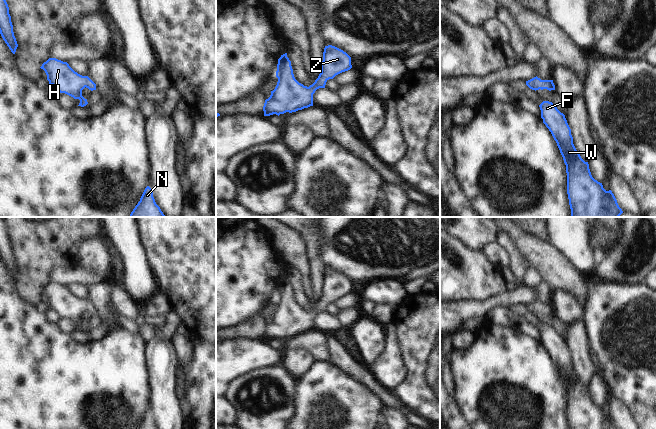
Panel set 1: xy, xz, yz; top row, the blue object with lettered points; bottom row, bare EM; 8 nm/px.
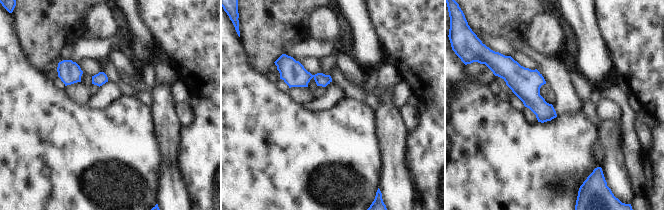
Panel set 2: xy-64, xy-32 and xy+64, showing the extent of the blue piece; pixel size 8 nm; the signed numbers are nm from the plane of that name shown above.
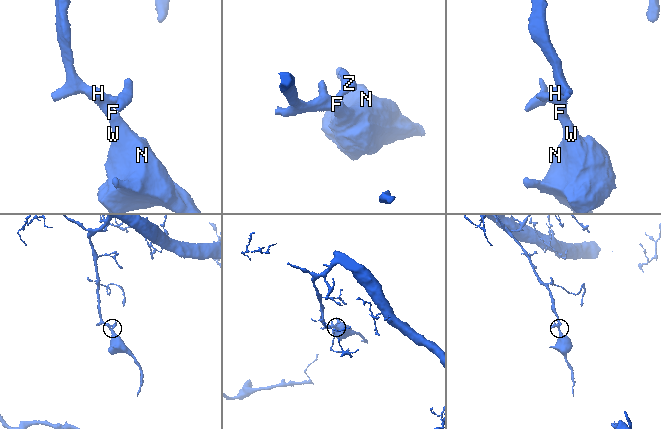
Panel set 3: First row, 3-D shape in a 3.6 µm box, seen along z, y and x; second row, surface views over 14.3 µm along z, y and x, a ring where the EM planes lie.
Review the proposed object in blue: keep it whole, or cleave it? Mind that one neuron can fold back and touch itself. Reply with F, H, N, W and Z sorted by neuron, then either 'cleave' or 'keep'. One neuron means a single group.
F H N W Z | keep

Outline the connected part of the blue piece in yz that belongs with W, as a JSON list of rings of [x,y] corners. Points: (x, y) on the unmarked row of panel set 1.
[[[543,325],[539,331],[543,347],[556,365],[566,389],[569,429],[618,429],[612,415],[606,415],[602,407],[592,401],[588,386],[577,376],[565,339],[549,325]]]

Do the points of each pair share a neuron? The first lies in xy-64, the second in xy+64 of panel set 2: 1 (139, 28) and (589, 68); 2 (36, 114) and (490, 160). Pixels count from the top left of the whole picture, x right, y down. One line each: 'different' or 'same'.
1: same
2: same

